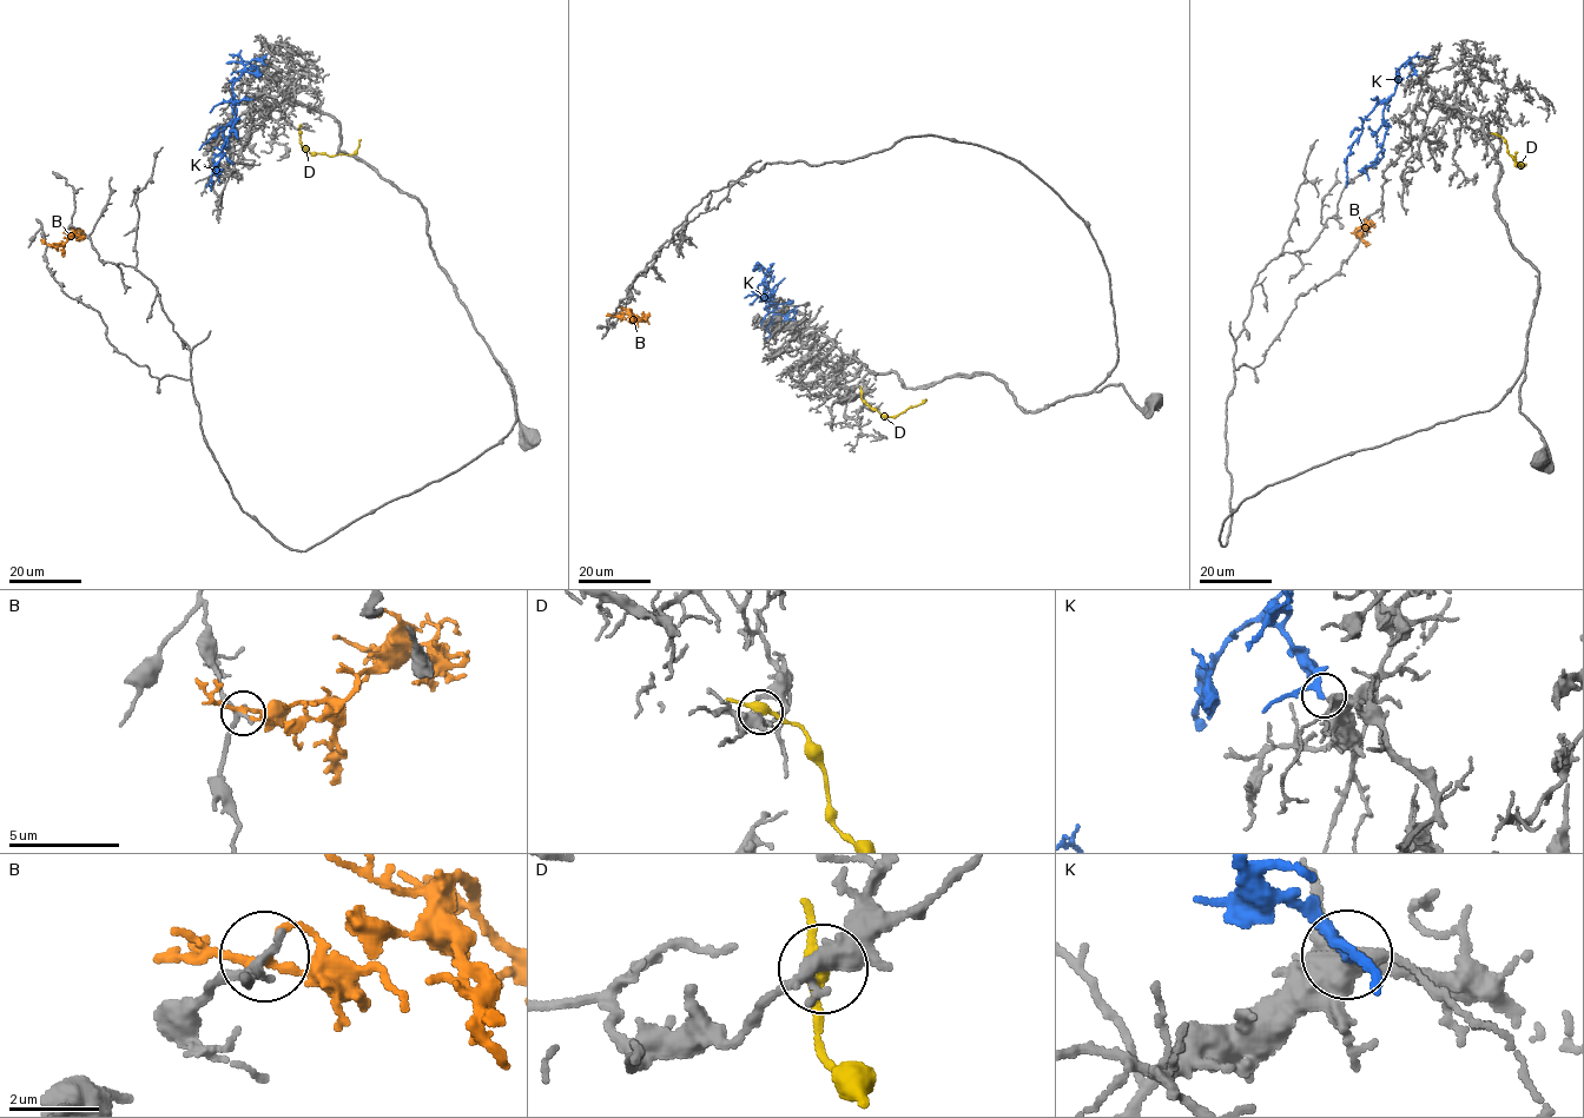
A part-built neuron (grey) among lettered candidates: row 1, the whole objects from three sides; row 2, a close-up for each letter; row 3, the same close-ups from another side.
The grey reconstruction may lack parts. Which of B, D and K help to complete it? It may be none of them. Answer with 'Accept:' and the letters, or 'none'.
Accept: K

